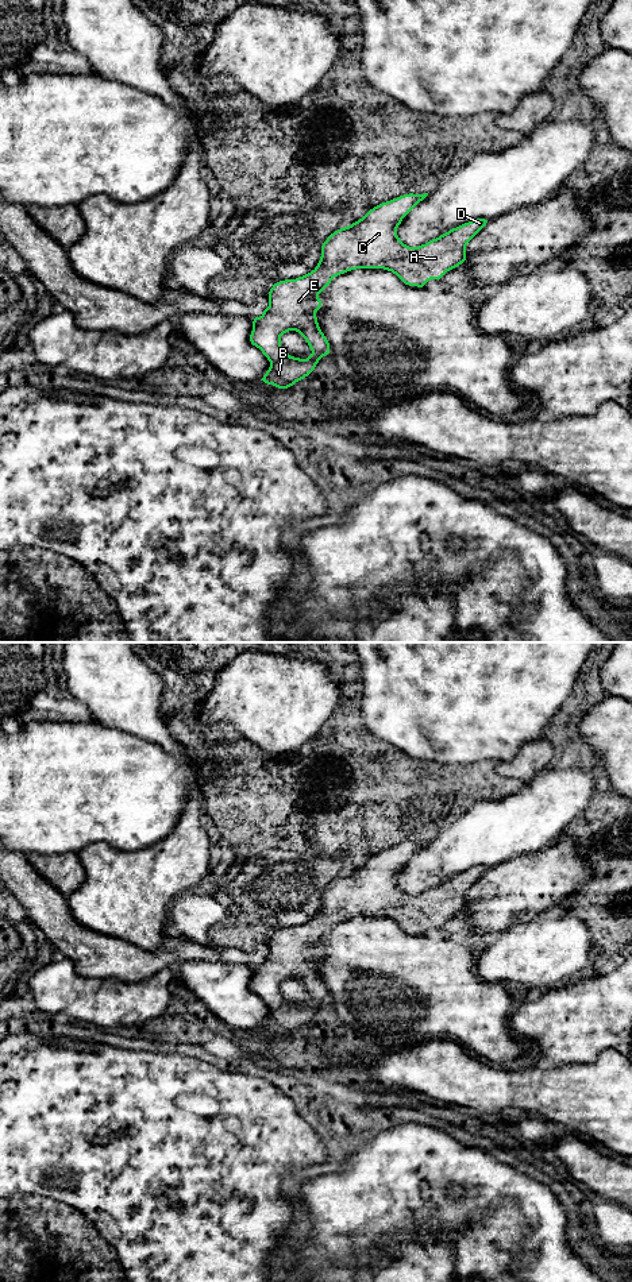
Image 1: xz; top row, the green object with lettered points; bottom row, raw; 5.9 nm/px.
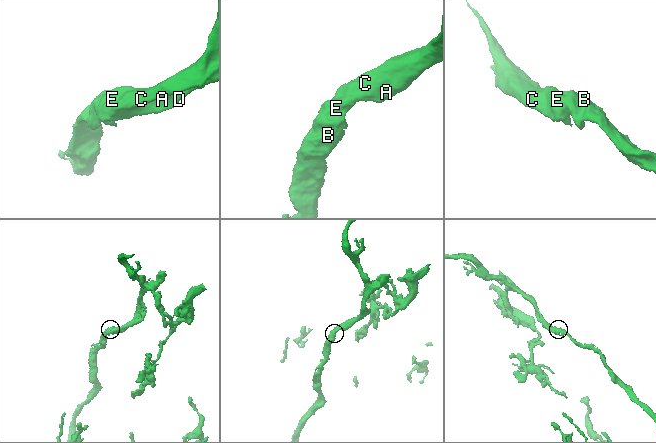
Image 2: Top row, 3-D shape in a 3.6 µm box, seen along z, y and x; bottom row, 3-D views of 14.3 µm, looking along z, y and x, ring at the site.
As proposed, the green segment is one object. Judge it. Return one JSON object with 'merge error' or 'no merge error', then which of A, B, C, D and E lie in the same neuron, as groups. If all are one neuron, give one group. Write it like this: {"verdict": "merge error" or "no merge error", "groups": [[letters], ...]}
{"verdict": "no merge error", "groups": [["A", "B", "C", "D", "E"]]}

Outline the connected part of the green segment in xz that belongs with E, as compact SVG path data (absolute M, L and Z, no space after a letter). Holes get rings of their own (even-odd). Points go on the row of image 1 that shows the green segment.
M409 193L374 206L358 221L327 238L321 246L320 260L311 273L273 285L269 291L269 306L254 318L250 335L251 344L270 362L261 381L288 389L308 377L319 360L330 354L330 343L319 327L316 312L321 306L319 294L335 277L357 269L384 269L396 274L405 285L423 287L428 281L440 279L466 260L466 246L486 225L485 219L474 219L419 247L409 247L397 236L402 219L427 196L428 193ZM289 331L298 332L308 343L312 354L307 359L290 356L282 350L281 336Z

